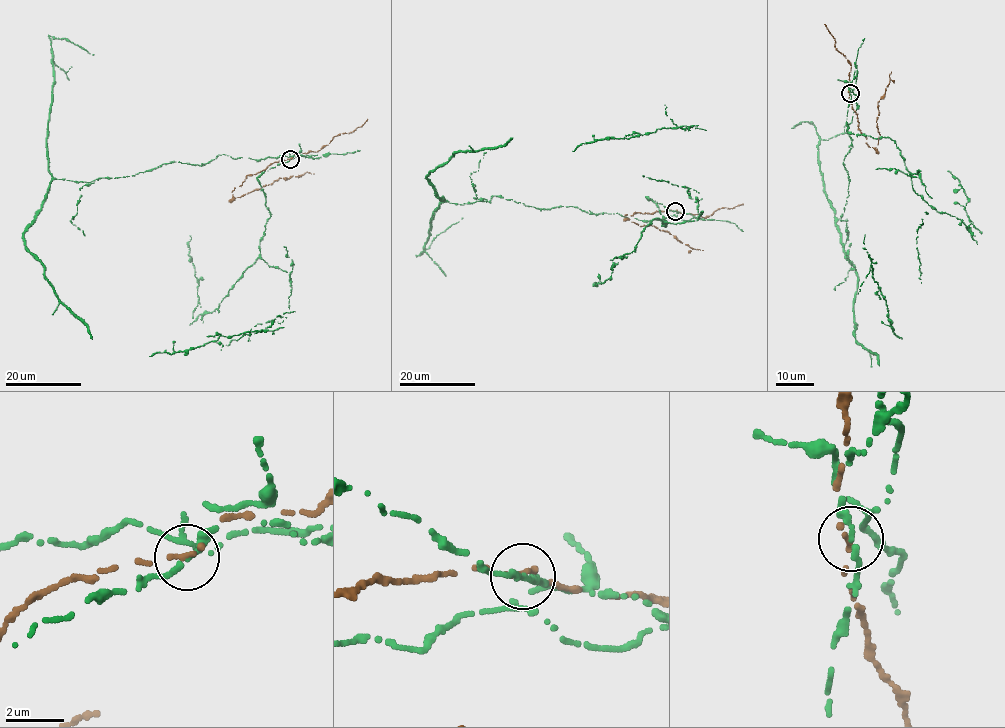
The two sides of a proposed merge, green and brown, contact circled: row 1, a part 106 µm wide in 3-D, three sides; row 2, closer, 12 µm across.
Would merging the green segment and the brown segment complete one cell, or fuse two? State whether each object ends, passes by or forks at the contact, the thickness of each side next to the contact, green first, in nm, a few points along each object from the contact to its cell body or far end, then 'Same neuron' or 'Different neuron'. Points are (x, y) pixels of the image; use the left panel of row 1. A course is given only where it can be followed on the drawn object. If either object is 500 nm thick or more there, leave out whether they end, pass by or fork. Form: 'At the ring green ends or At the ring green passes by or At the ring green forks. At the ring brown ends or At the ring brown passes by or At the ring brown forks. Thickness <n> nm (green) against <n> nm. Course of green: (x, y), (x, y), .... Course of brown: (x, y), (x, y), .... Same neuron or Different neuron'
At the ring green passes by. At the ring brown ends. Thickness 200 nm (green) against 220 nm. Course of green: (290, 159), (309, 156), (223, 154), (91, 182), (54, 178), (49, 37), (94, 54). Course of brown: (290, 159), (248, 175), (232, 192), (234, 197), (279, 178), (314, 174). Different neuron

